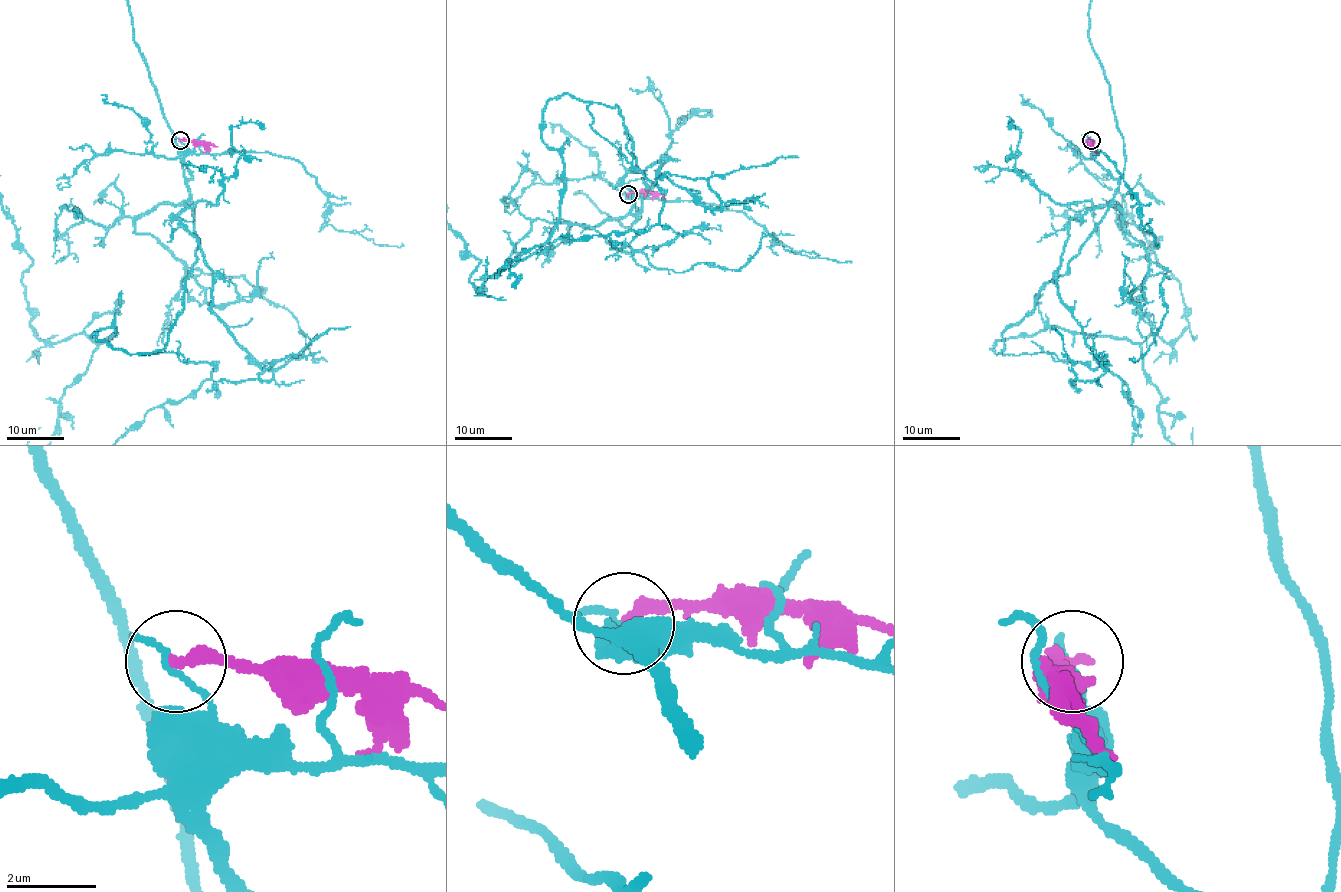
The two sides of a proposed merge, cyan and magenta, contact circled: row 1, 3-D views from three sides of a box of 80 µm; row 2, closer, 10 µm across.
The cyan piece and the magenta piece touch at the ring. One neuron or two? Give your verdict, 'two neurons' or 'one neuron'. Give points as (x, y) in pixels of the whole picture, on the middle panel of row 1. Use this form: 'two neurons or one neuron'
two neurons

